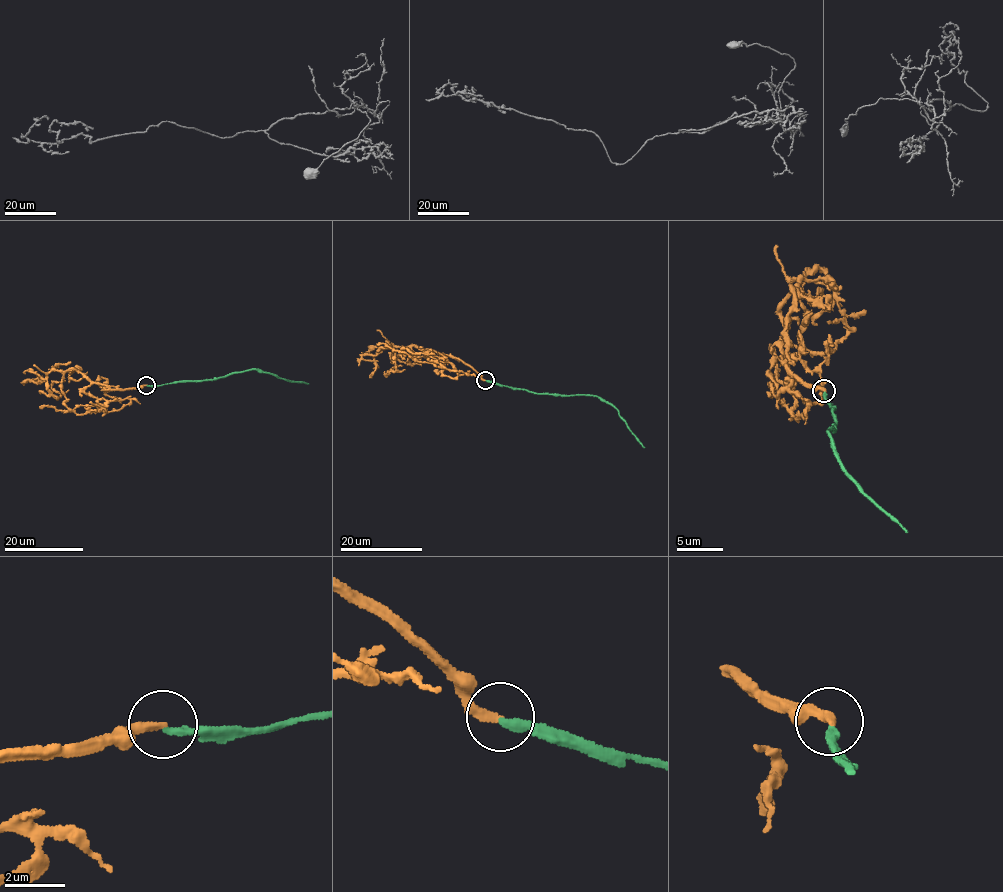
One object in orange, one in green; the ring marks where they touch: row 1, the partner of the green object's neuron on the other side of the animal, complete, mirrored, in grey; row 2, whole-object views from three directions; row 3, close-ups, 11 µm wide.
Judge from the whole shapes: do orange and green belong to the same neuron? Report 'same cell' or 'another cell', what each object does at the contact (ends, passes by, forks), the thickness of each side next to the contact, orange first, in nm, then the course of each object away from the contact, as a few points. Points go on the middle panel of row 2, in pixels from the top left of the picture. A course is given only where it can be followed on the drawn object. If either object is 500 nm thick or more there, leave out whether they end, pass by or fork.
another cell | orange ends | green ends | 280/260 nm | orange via (485, 380), (458, 358), (416, 346), (387, 342), (395, 352), (395, 369), (386, 375), (403, 366) | green via (485, 380), (534, 392), (598, 396), (614, 405), (644, 447)

